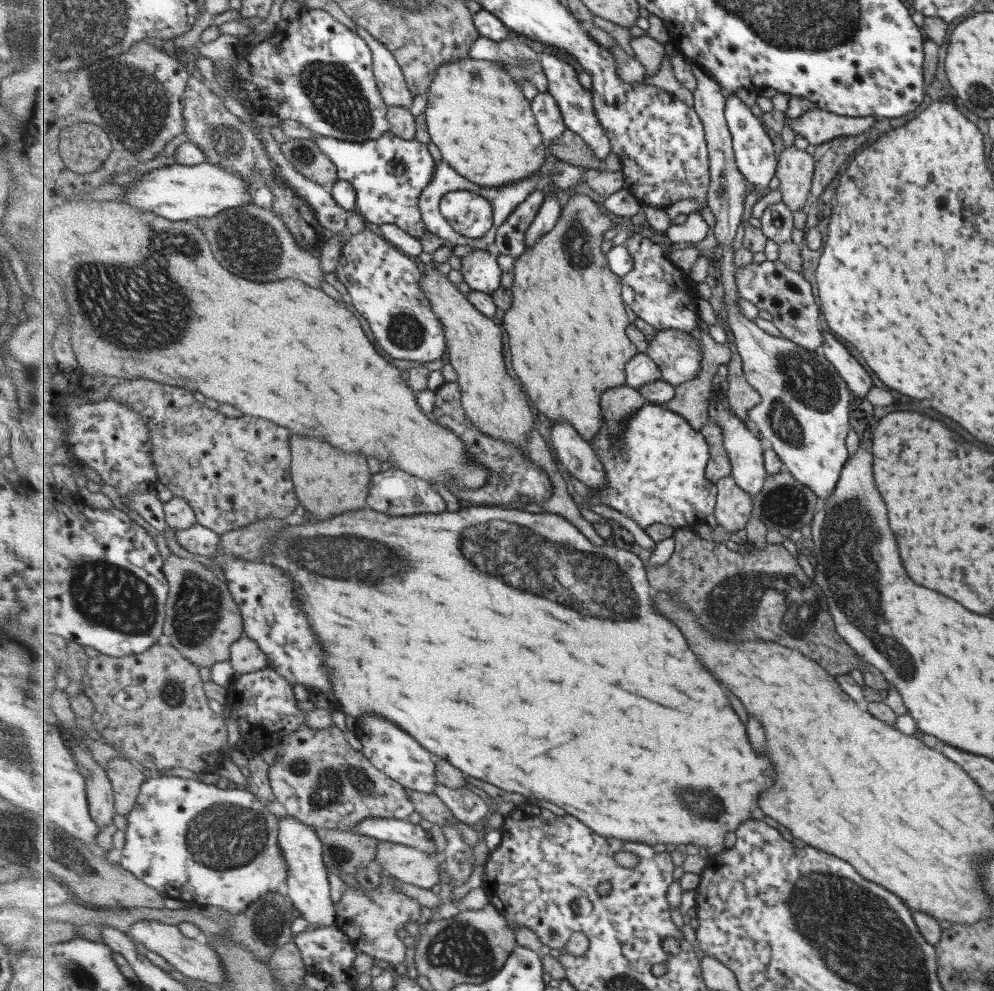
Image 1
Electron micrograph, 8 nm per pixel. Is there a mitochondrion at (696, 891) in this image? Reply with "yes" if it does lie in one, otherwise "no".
no

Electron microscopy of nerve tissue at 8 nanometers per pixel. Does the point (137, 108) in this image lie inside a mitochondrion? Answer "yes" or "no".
yes

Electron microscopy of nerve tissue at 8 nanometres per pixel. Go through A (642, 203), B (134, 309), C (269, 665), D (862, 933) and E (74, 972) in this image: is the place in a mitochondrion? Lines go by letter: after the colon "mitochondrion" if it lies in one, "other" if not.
A: other
B: mitochondrion
C: other
D: mitochondrion
E: mitochondrion

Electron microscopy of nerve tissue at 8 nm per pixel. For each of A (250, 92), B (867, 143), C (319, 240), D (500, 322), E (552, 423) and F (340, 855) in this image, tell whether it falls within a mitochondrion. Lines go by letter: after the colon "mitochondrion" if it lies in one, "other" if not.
A: other
B: other
C: other
D: other
E: other
F: mitochondrion

